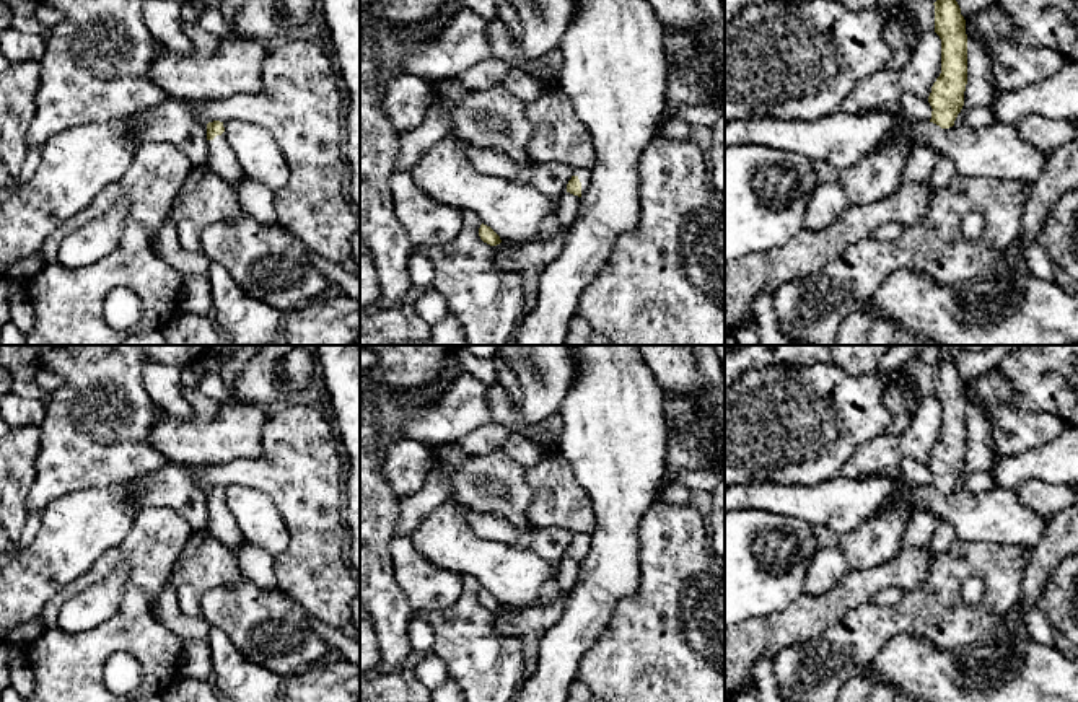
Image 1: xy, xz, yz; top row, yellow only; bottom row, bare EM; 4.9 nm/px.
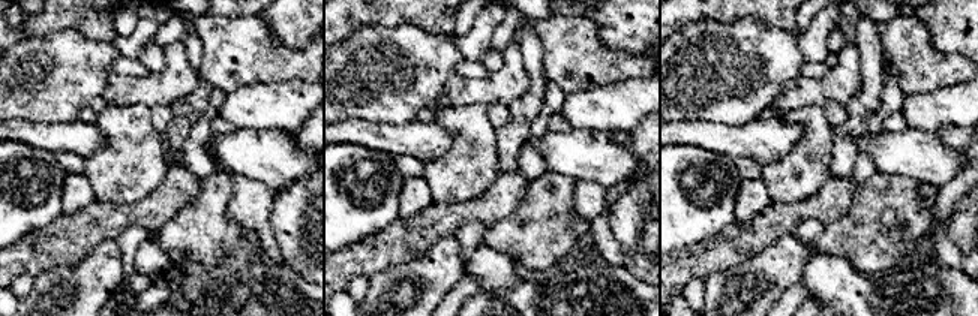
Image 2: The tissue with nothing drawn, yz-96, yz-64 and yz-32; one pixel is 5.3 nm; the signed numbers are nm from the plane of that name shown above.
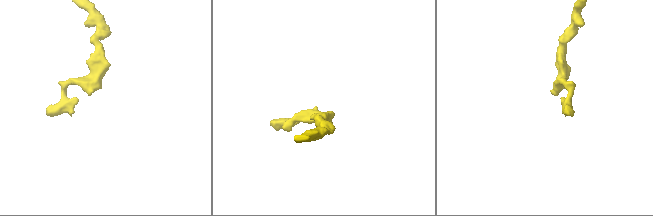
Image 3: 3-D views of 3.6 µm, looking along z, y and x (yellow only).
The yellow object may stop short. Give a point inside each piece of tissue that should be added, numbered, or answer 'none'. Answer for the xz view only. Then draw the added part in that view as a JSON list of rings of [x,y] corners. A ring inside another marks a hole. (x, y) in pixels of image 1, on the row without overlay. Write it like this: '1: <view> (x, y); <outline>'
1: xz (583, 539); [[[575,533],[573,541],[576,541],[581,547],[581,562],[583,562],[591,551],[591,534]]]

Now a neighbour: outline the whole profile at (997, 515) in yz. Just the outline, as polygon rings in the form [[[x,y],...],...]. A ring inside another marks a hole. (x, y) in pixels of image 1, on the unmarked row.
[[[902,482],[912,513],[928,510],[938,520],[949,521],[957,539],[966,542],[997,542],[1005,546],[1029,547],[1041,542],[1049,520],[1019,502],[1013,490],[993,487],[985,494],[969,490],[940,490]]]

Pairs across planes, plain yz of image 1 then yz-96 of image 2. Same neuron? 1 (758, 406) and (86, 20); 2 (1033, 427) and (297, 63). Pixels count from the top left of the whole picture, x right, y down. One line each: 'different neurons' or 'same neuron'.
1: different neurons
2: same neuron

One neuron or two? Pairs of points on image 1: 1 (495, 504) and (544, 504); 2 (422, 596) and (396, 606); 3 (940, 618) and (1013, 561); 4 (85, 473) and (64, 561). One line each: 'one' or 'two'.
1: two
2: two
3: one
4: two

